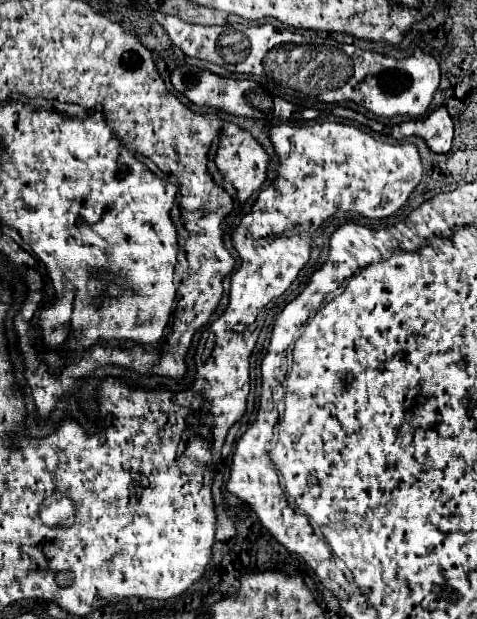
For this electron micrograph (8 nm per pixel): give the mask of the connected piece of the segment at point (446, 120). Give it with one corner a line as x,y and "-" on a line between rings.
438,107
420,121
410,121
408,125
400,125
396,133
398,137
410,137
410,135
424,137
424,141
434,153
448,153
452,145
454,127
446,107

